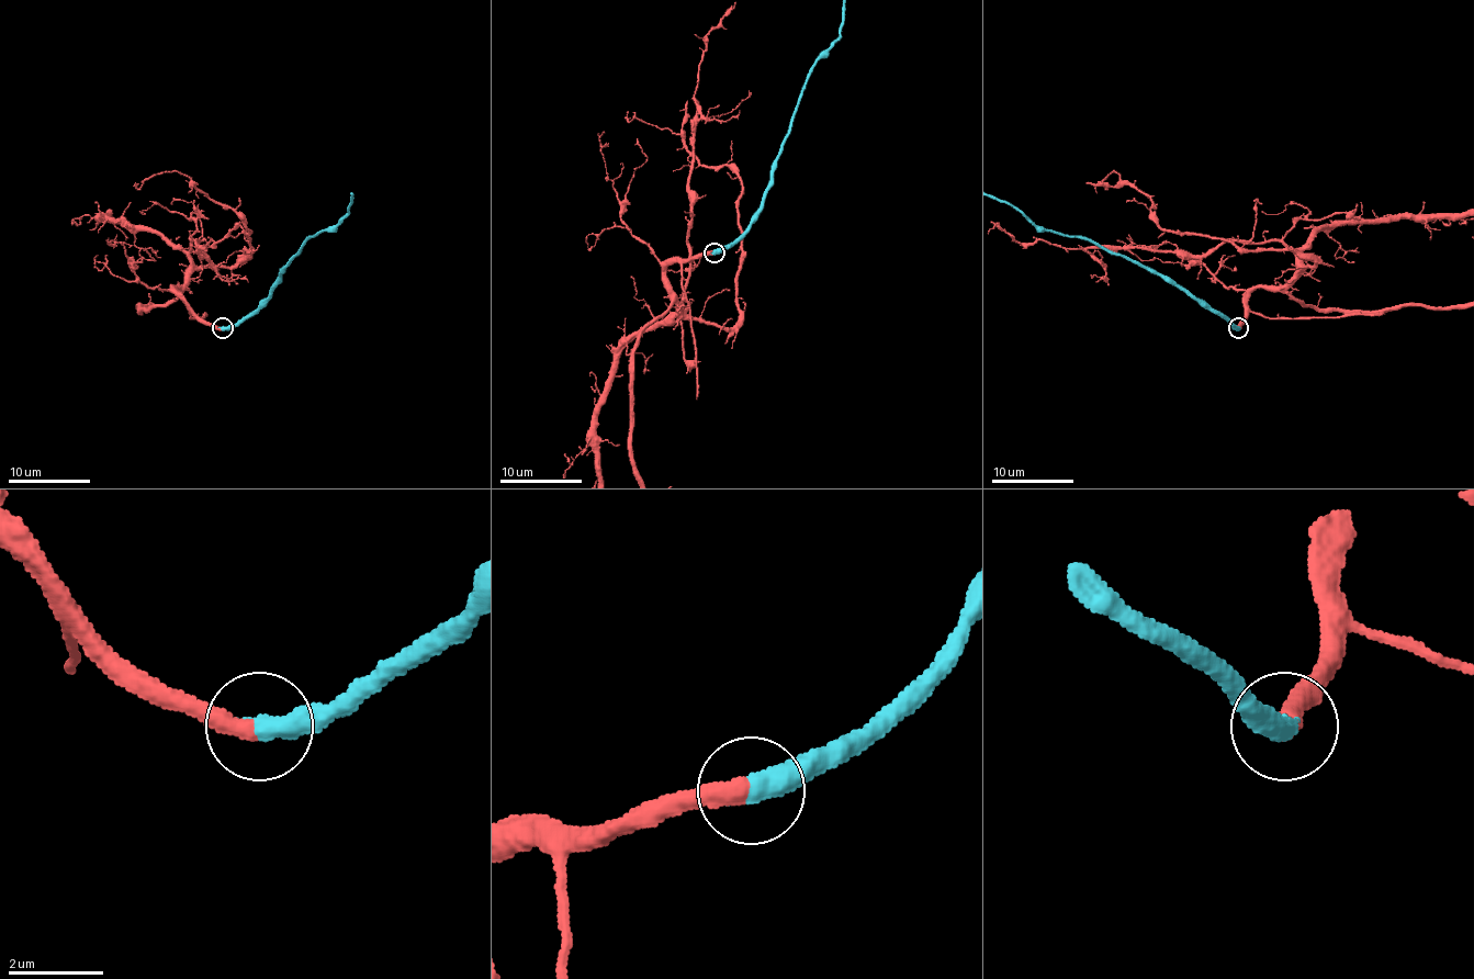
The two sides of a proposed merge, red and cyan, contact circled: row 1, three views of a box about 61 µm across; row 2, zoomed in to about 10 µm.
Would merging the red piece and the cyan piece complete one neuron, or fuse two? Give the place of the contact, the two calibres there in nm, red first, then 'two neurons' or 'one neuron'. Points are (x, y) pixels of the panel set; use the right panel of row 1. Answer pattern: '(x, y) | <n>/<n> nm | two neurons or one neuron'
(1238, 328) | 440/500 nm | one neuron

